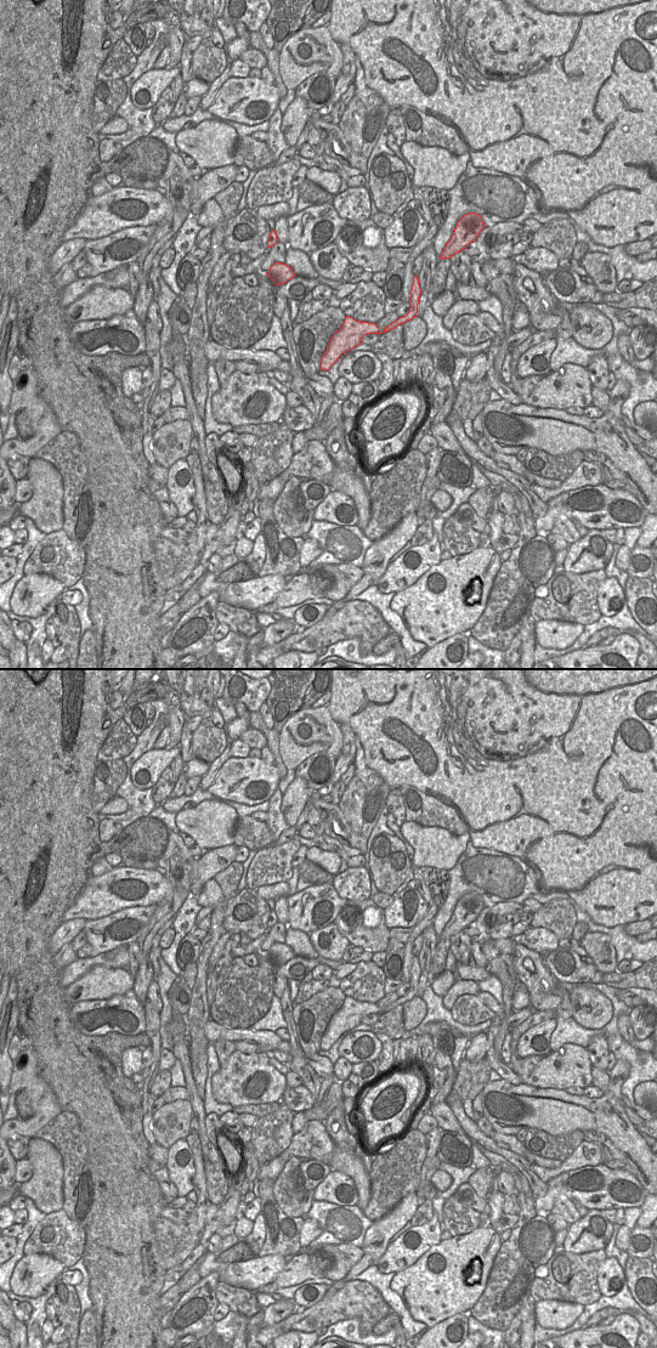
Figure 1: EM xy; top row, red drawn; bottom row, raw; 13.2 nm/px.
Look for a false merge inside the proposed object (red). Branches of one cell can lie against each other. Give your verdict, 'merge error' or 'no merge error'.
no merge error

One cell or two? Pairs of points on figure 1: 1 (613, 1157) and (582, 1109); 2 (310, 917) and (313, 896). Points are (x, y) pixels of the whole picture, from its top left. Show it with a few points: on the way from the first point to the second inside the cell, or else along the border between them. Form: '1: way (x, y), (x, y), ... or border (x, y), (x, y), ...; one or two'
1: border (582, 1131), (599, 1131), (619, 1149); two
2: way (310, 912), (313, 901); one

